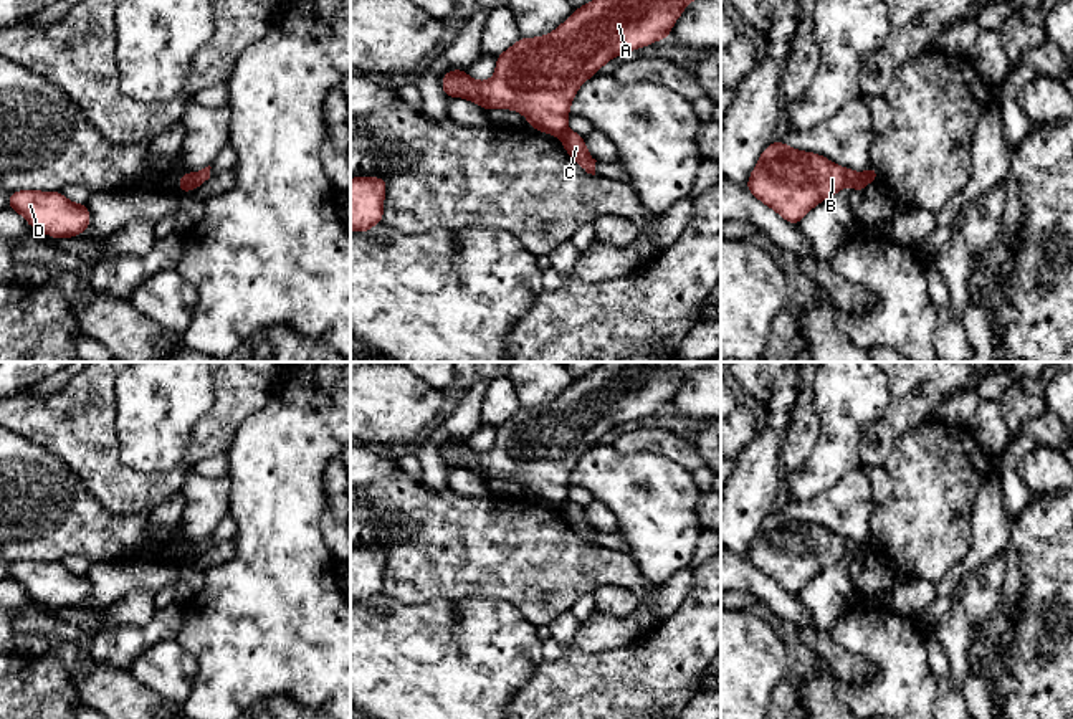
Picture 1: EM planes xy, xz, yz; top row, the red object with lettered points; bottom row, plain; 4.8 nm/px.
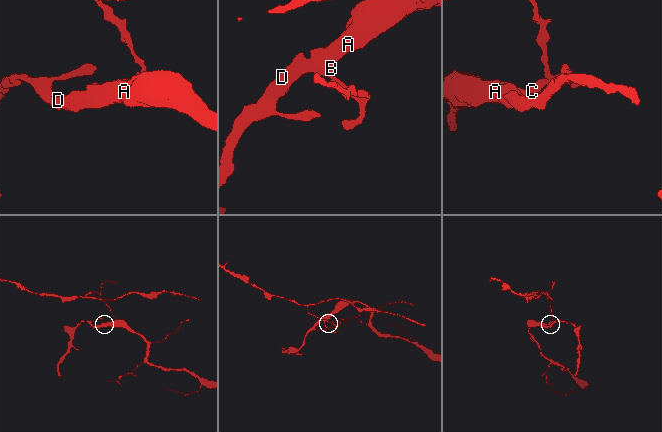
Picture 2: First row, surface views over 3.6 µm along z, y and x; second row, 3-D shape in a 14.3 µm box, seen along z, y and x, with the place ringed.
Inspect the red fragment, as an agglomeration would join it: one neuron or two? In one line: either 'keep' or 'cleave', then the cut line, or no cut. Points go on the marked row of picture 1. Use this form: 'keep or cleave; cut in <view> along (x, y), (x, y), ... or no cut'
cleave; cut in xy along (190, 174), (197, 185)

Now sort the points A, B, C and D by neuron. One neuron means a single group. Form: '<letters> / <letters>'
A B D / C

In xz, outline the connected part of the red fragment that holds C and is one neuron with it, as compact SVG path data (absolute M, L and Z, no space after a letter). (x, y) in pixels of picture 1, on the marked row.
M565 131L560 136L560 142L572 160L575 160L587 174L595 175L597 160L589 154L584 136Z

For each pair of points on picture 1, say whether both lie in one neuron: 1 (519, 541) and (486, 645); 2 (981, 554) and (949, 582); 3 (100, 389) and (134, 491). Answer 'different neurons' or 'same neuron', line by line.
1: different neurons
2: same neuron
3: same neuron

